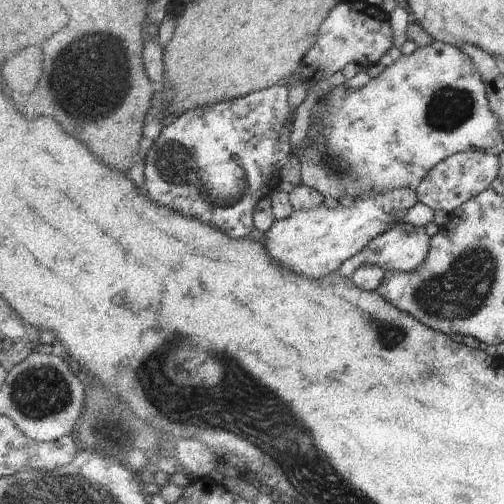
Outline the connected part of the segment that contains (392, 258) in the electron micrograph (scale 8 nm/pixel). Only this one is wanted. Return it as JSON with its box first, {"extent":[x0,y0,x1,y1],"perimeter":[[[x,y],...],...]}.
{"extent":[341,223,431,279],"perimeter":[[[401,223],[391,231],[375,238],[362,252],[354,258],[347,260],[341,268],[341,276],[346,279],[352,278],[354,273],[364,266],[371,264],[383,268],[386,273],[409,273],[418,270],[427,260],[431,249],[431,236],[424,227],[415,227],[410,223]]]}

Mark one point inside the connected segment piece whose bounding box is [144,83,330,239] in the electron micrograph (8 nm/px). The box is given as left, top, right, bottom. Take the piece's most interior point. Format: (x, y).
(217, 163)

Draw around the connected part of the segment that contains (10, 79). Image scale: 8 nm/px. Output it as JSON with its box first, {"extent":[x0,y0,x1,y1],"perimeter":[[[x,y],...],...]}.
{"extent":[3,46,43,96],"perimeter":[[[39,46],[28,47],[19,52],[15,57],[9,58],[3,66],[3,78],[7,84],[29,96],[35,92],[41,81],[41,68],[43,68],[43,48]]]}

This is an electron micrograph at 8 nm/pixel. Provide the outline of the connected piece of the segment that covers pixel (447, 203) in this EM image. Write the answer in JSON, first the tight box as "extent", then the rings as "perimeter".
{"extent":[418,150,499,214],"perimeter":[[[473,150],[452,155],[437,164],[422,181],[418,192],[419,203],[429,206],[433,211],[441,210],[455,214],[467,200],[472,200],[493,185],[499,176],[499,156],[483,150]]]}

